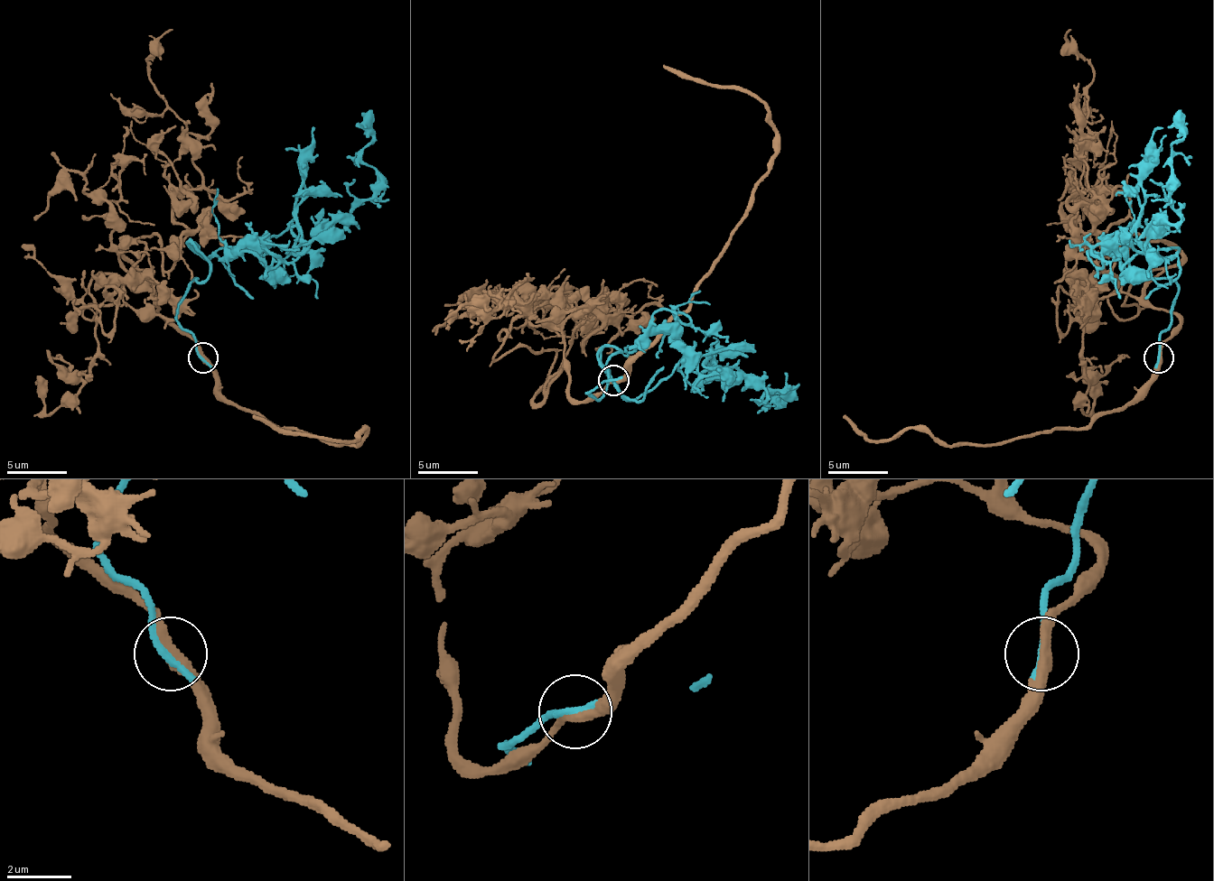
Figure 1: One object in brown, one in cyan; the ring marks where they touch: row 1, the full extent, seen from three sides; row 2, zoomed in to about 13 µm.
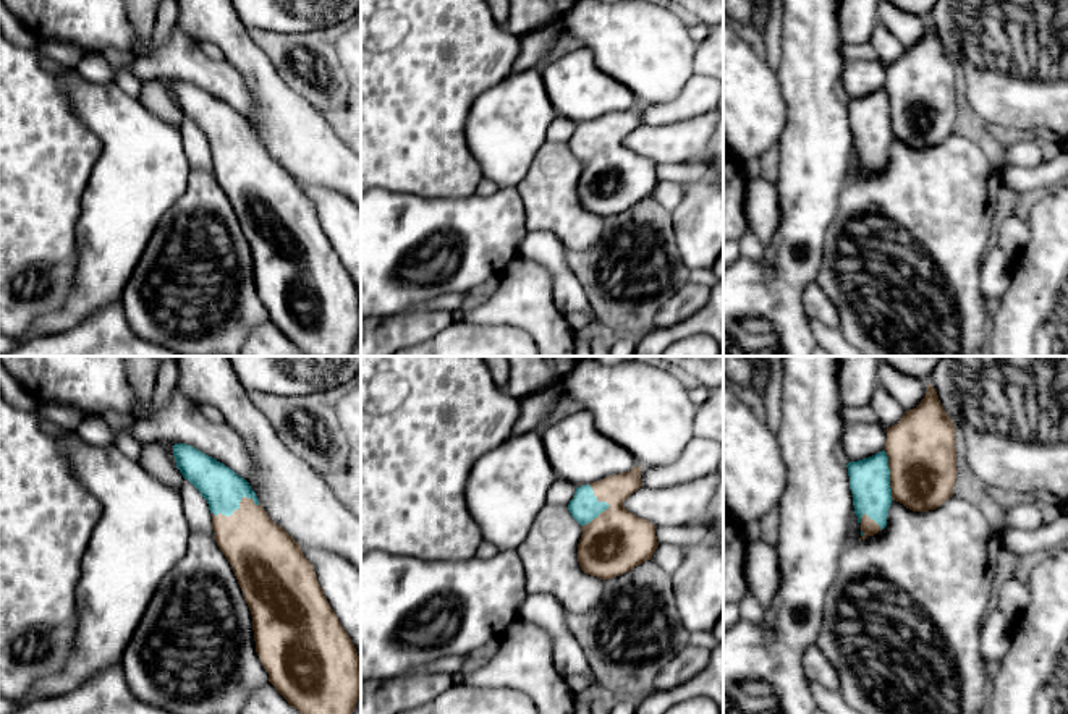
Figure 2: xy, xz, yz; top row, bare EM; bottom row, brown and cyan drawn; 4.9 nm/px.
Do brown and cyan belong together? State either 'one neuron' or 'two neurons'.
one neuron

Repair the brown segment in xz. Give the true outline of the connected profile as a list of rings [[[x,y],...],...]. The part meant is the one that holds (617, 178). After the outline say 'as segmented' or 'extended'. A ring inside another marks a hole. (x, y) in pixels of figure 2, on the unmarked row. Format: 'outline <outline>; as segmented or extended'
outline [[[641,104],[576,125],[568,147],[583,164],[578,199],[584,210],[605,219],[652,196],[657,164],[623,144],[641,125]]]; extended

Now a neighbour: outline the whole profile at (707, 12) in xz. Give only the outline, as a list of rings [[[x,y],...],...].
[[[667,0],[676,6],[688,19],[709,28],[723,21],[723,0]]]

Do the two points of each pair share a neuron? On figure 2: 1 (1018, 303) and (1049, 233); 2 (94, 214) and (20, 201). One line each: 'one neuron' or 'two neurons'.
1: one neuron
2: two neurons

